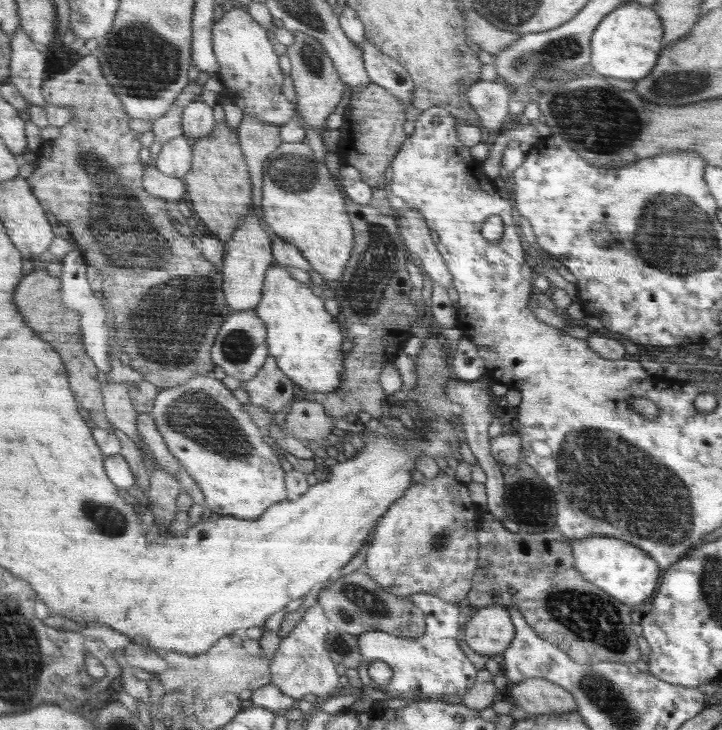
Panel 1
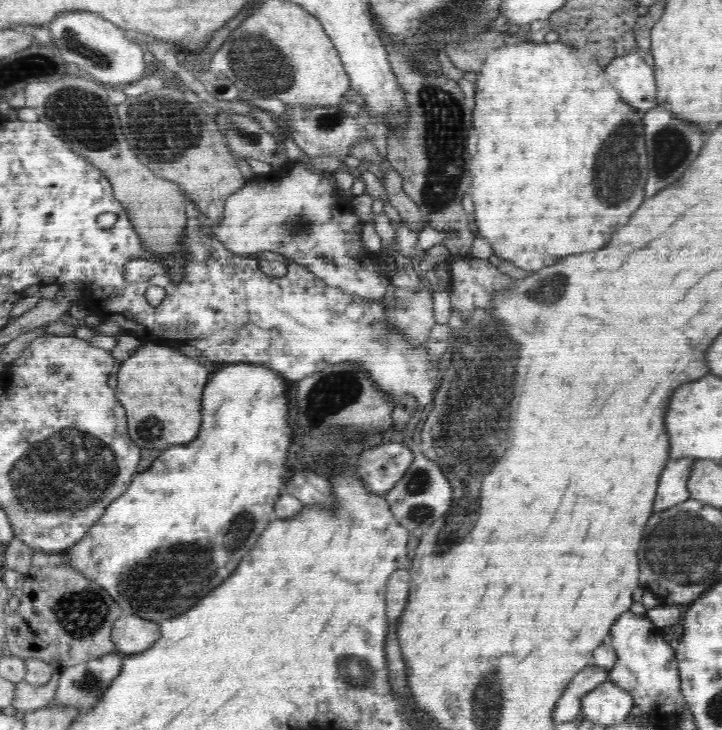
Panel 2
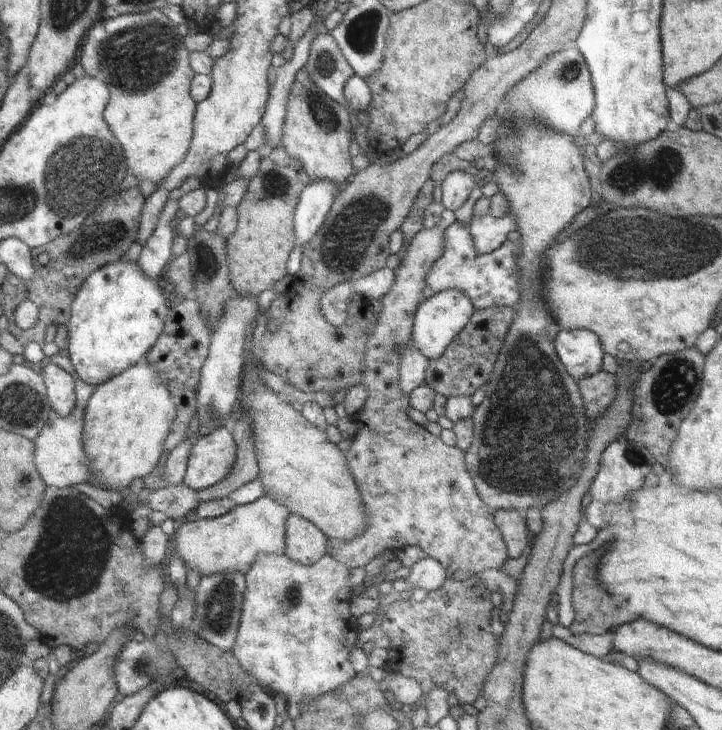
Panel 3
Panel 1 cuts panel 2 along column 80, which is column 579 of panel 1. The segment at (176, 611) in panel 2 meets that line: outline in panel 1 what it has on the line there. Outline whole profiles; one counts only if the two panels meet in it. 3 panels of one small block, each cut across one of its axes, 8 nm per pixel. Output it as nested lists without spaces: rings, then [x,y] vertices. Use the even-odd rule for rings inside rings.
[[[594,536],[594,540],[592,538],[566,539],[569,539],[572,544],[577,571],[587,581],[605,590],[609,596],[622,601],[623,604],[640,607],[642,600],[654,594],[658,578],[660,578],[660,568],[658,568],[657,560],[654,560],[646,551],[629,542],[608,538],[608,536]]]

